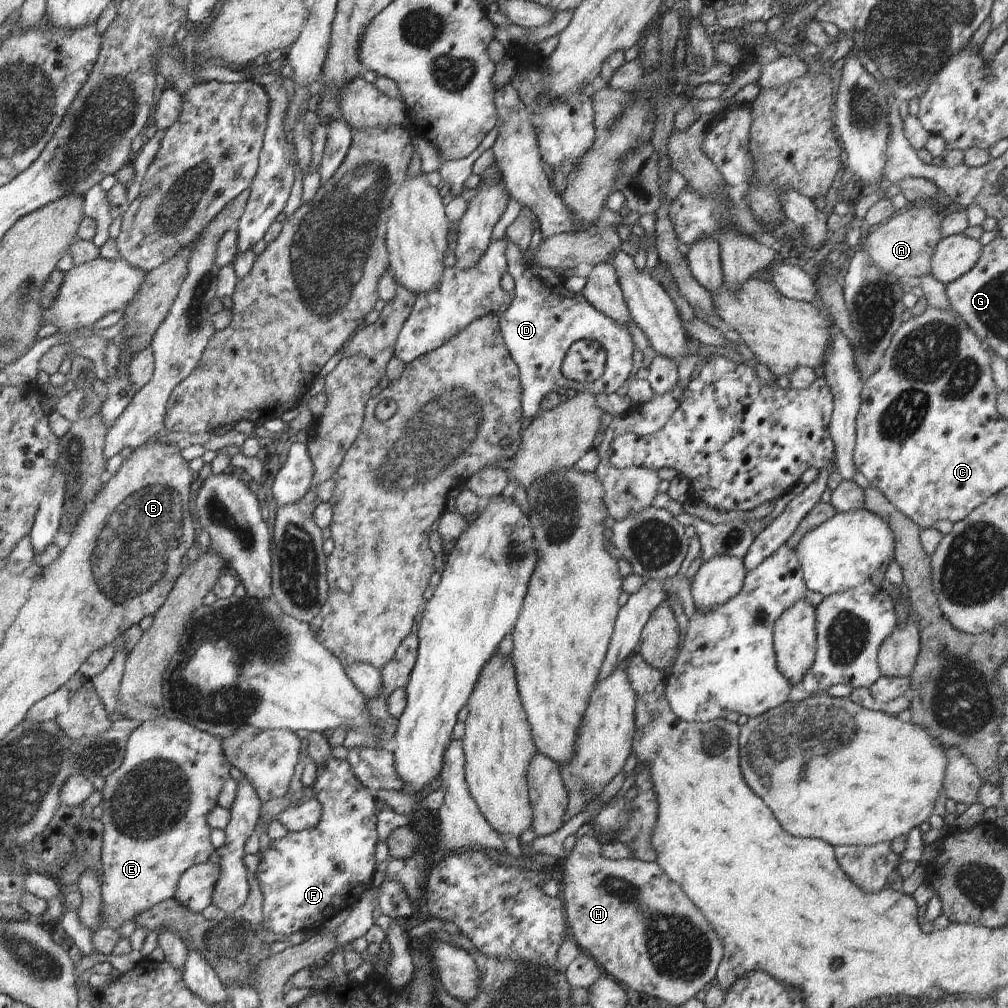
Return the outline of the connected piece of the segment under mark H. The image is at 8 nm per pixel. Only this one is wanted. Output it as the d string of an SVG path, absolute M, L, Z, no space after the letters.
M588 832L575 840L571 855L566 859L562 868L564 869L564 874L560 886L564 888L563 908L566 924L570 929L571 939L579 946L582 952L586 952L597 962L604 974L608 974L616 979L625 988L632 988L632 990L641 992L642 995L648 994L656 996L656 998L662 998L662 1000L667 1000L672 1005L677 1006L688 1002L691 998L697 998L698 992L706 984L710 984L714 980L717 975L718 965L723 960L724 949L722 948L722 942L718 940L716 932L712 930L708 920L704 920L704 916L700 914L700 910L696 908L696 905L684 894L680 886L666 876L666 873L656 861L644 862L632 858L617 861L607 859L605 856L602 856L601 844L596 836Z

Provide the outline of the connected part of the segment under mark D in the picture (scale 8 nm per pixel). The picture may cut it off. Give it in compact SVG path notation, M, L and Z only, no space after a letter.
M510 240L507 242L505 255L507 258L507 272L515 282L515 296L508 310L502 313L499 325L505 345L519 368L519 381L522 389L521 409L524 418L533 419L542 410L540 402L542 402L544 396L553 391L552 380L565 377L561 371L563 358L572 343L577 340L590 339L591 341L598 341L606 349L607 360L604 372L598 377L598 380L591 383L577 382L574 384L574 388L577 391L584 391L593 395L615 393L618 388L625 384L630 372L632 372L632 352L635 349L626 325L622 326L610 320L605 314L596 310L581 293L570 292L565 285L566 278L560 275L557 276L551 268L541 267L525 261L523 252Z

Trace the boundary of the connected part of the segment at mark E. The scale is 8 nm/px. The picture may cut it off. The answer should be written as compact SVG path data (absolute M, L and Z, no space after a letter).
M164 715L158 718L144 721L139 727L136 727L130 734L125 746L122 764L104 780L103 791L101 792L101 803L99 806L103 808L102 817L99 821L103 826L103 841L101 846L101 863L103 864L103 882L101 884L101 895L104 903L103 920L108 926L115 929L120 929L122 922L133 920L133 918L148 910L155 904L172 899L176 892L176 887L180 877L192 865L204 864L211 861L211 856L216 850L210 841L210 832L207 821L207 814L218 806L218 795L224 786L224 783L231 778L231 764L226 758L223 751L223 740L220 737L212 736L206 731L201 731L199 728L182 722L176 719L169 719Z

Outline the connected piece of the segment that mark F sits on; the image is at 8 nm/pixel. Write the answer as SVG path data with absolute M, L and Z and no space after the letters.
M332 756L317 766L312 796L321 804L320 822L314 828L272 839L268 848L257 854L259 864L254 876L262 893L263 928L275 934L292 936L298 930L318 931L340 907L353 907L372 888L377 864L374 853L379 840L378 802L372 791L357 779L346 759Z

